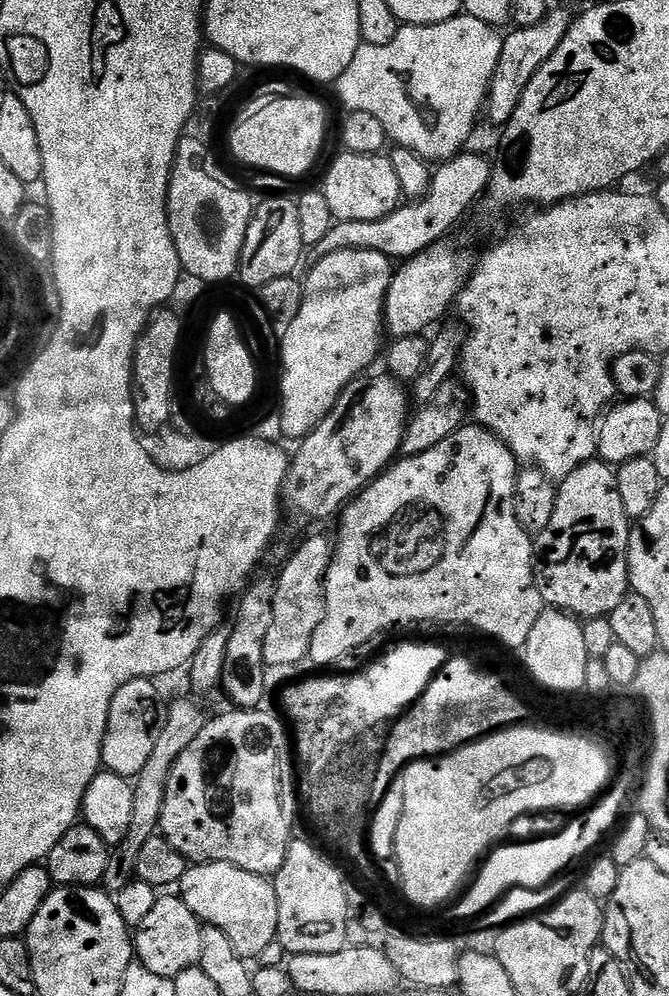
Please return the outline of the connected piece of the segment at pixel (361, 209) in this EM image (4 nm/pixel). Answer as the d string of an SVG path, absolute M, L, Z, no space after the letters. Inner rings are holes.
M347 150L341 153L341 156L329 166L328 173L324 176L324 185L322 185L326 201L330 204L333 221L374 222L378 218L386 218L386 214L400 207L402 197L398 186L398 174L394 174L394 166L387 155L354 154Z

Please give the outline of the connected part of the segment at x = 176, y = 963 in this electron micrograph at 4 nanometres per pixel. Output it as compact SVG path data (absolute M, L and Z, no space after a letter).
M179 895L164 896L153 902L152 909L141 918L137 928L135 925L135 959L152 974L174 978L182 974L182 970L199 965L202 958L203 933L204 924Z

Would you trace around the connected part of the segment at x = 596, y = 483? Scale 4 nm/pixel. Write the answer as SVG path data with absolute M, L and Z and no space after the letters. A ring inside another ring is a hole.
M593 458L587 464L581 464L570 475L563 477L559 481L558 491L556 494L556 509L554 510L554 518L550 522L550 526L544 532L539 533L538 540L544 543L544 572L542 568L542 595L545 605L551 606L553 609L561 612L567 612L577 618L604 618L611 614L618 606L618 602L622 602L624 596L630 592L630 577L628 575L628 550L632 547L634 533L630 525L630 517L628 508L624 504L624 493L622 485L618 479L617 473L614 471L611 463L605 463L600 458Z

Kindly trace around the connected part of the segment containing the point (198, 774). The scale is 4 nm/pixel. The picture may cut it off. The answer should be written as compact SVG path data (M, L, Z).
M231 710L232 712L224 712L221 716L216 716L207 721L204 725L204 729L198 734L198 738L194 738L194 742L190 742L190 746L186 746L186 750L182 750L182 758L178 758L178 762L174 762L172 767L172 773L170 774L170 782L166 786L166 798L162 802L162 818L160 819L160 832L164 839L170 842L172 849L178 853L179 856L184 857L185 861L192 864L213 864L215 860L218 862L226 862L227 864L233 864L238 866L242 870L250 870L250 874L258 874L265 878L275 877L278 870L282 870L282 862L286 862L286 854L288 853L289 846L292 845L294 839L294 833L292 833L292 827L296 824L296 808L298 812L298 772L294 767L294 744L290 739L289 729L286 727L285 721L281 719L279 715L275 716L272 712L264 712L265 710Z

